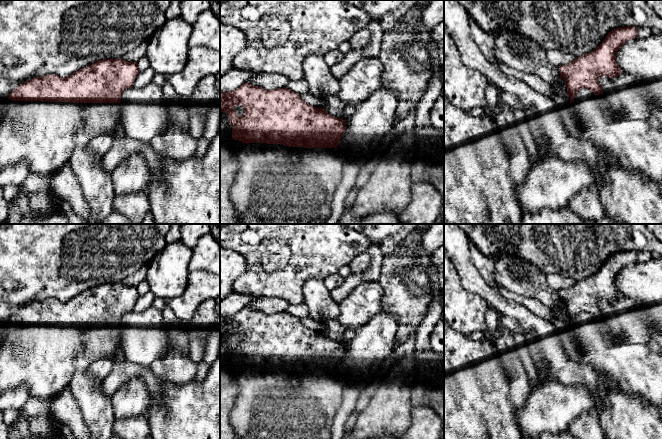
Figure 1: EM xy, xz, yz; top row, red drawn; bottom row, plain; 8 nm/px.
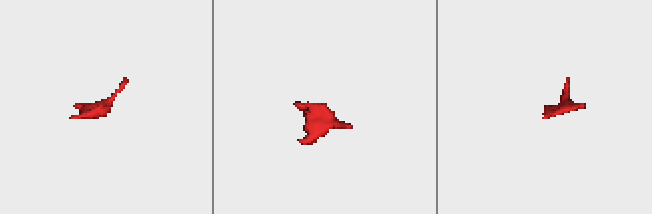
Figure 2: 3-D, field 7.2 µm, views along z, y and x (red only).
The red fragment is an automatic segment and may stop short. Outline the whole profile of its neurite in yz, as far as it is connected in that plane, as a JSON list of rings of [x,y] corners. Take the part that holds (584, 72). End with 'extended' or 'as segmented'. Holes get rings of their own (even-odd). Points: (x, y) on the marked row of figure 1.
[[[633,26],[615,28],[595,50],[559,67],[560,78],[566,83],[566,96],[570,98],[570,103],[574,102],[574,96],[583,88],[591,90],[594,95],[603,94],[599,78],[615,78],[623,73],[617,64],[617,51],[628,40],[637,38],[637,33],[638,29]]]; as segmented

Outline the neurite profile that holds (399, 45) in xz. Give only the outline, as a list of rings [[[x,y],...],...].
[[[413,7],[399,22],[397,28],[385,32],[379,60],[384,66],[380,84],[397,94],[395,120],[404,119],[412,110],[427,87],[431,73],[428,69],[416,70],[409,60],[428,64],[425,47],[417,39],[420,7]]]

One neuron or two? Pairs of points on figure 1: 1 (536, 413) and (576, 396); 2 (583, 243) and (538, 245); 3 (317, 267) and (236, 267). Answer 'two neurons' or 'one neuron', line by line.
1: one neuron
2: one neuron
3: two neurons

